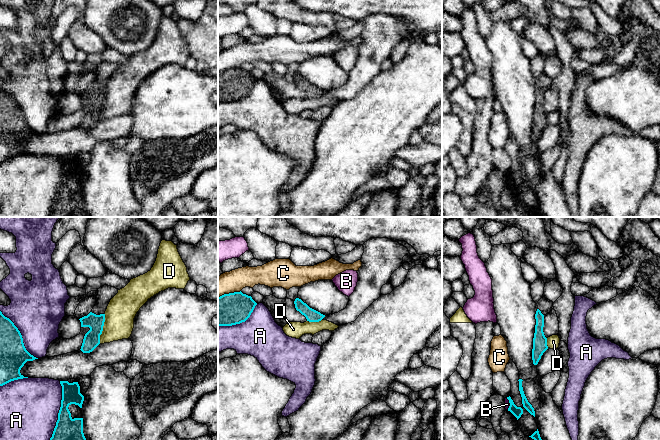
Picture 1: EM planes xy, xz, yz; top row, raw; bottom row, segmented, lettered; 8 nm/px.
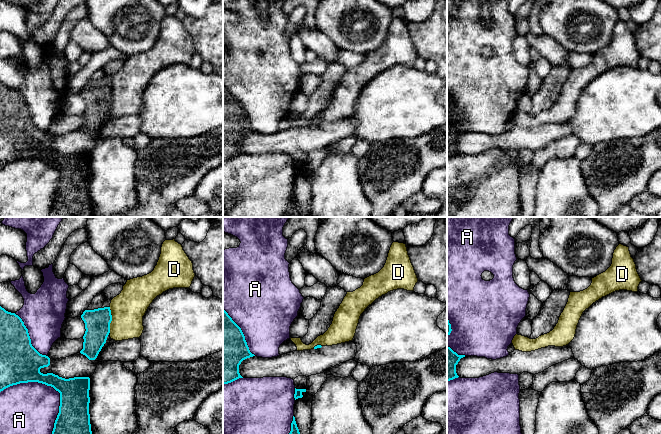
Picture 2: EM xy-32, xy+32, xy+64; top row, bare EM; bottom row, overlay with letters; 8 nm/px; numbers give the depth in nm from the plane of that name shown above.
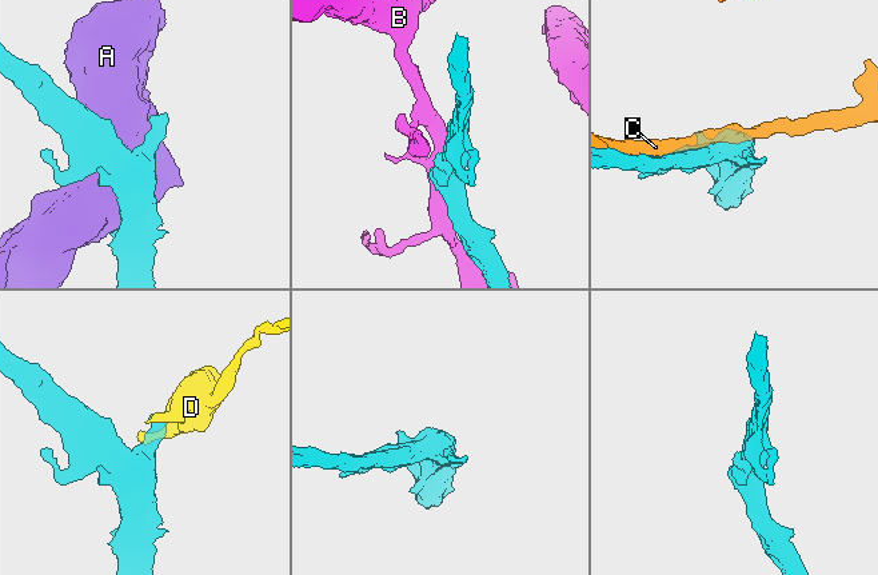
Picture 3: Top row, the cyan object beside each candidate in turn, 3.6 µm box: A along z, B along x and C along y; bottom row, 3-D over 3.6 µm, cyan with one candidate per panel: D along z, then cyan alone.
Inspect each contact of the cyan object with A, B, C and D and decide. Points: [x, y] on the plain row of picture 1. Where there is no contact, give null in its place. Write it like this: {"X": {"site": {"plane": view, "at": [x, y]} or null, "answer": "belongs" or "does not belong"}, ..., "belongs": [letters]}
{"A": {"site": {"plane": "xy", "at": [59, 187]}, "answer": "does not belong"}, "B": {"site": {"plane": "yz", "at": [510, 180]}, "answer": "does not belong"}, "C": {"site": {"plane": "xz", "at": [229, 69]}, "answer": "does not belong"}, "D": {"site": {"plane": "xy", "at": [102, 104]}, "answer": "does not belong"}, "belongs": []}

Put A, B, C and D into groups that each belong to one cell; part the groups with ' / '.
A / B / C / D

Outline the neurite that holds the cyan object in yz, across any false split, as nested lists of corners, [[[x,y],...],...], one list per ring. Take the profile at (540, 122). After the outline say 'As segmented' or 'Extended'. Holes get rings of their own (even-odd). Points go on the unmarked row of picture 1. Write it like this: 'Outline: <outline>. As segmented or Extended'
Outline: [[[537,85],[535,90],[536,101],[535,109],[533,114],[533,125],[532,125],[532,136],[533,140],[537,141],[543,129],[548,125],[547,114],[544,111],[544,91],[539,85]]]. As segmented

